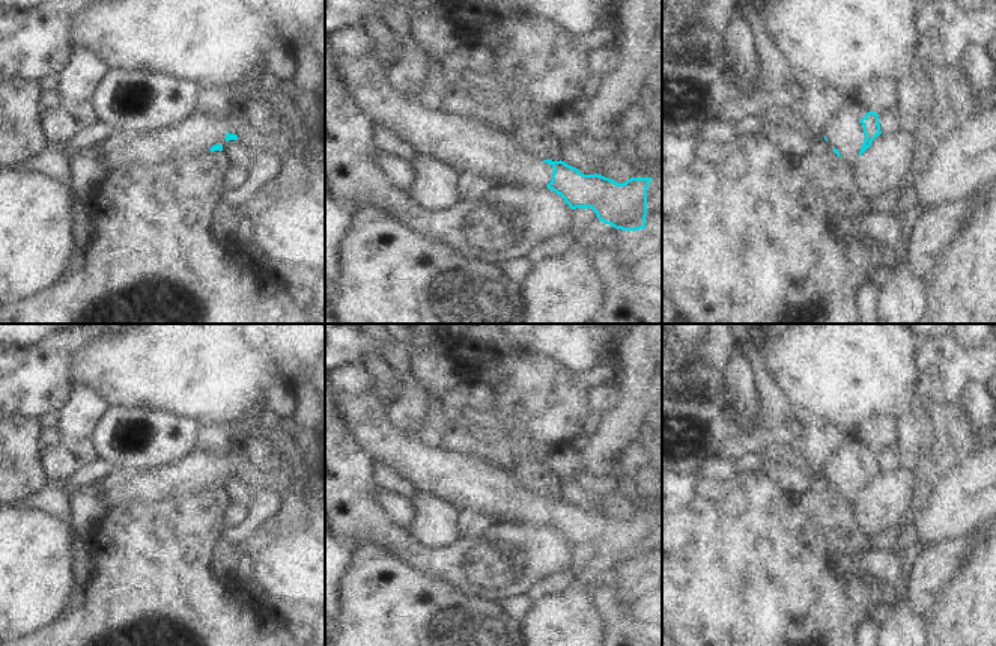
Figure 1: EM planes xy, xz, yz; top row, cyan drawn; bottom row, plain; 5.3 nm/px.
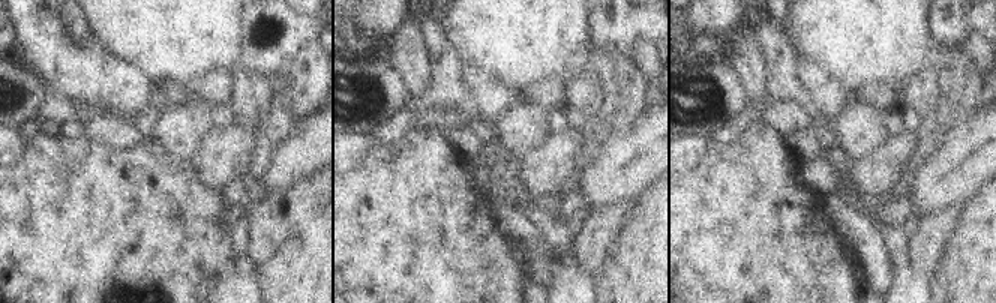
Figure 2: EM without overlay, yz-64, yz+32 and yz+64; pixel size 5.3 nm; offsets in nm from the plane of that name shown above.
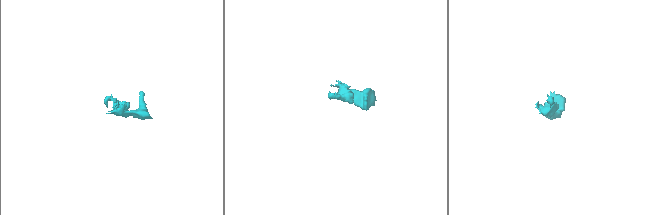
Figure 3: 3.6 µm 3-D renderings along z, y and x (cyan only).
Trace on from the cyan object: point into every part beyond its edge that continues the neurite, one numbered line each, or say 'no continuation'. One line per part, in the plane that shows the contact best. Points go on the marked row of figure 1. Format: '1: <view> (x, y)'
1: yz (843, 131)

